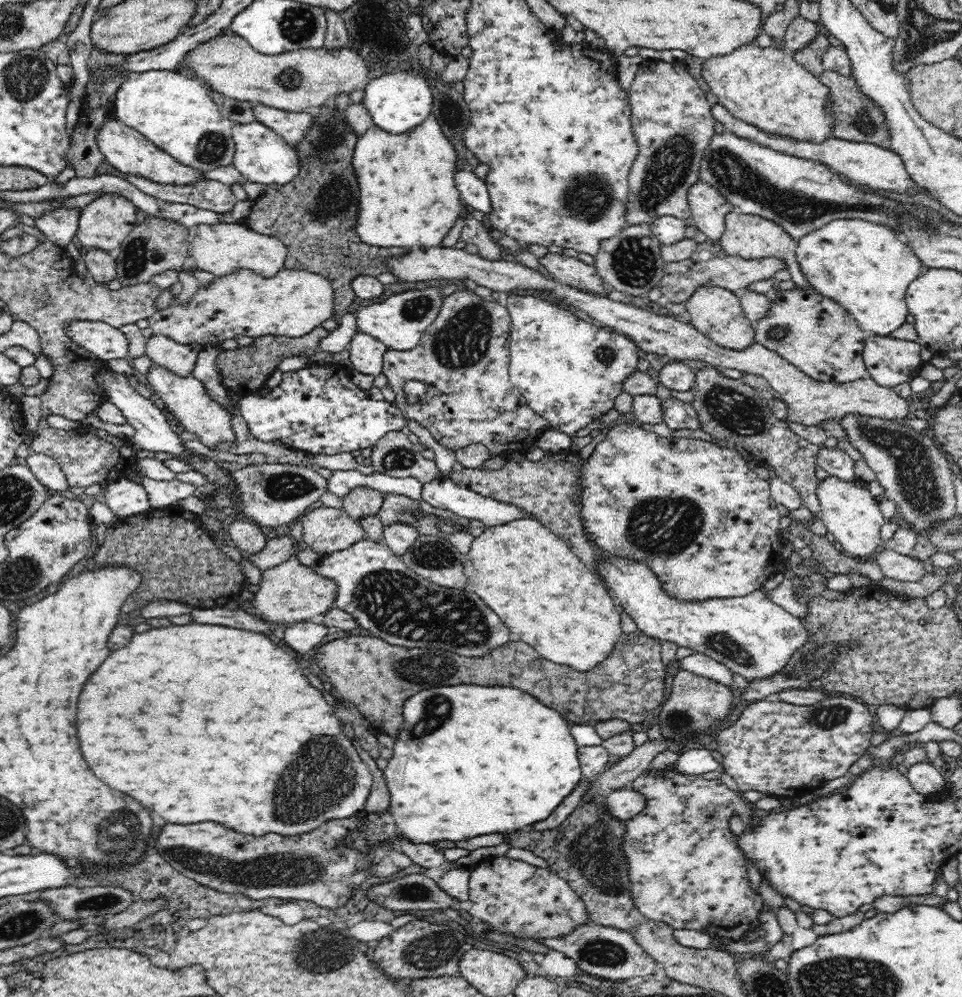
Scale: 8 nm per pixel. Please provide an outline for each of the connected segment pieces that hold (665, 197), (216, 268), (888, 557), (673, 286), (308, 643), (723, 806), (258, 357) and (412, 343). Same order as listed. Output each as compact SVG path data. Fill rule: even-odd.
M648 60L648 64L640 68L630 88L626 90L631 101L632 128L639 146L638 158L628 178L628 204L624 214L628 225L652 224L653 220L662 215L674 215L680 219L691 216L688 190L701 182L702 158L714 136L717 120L712 117L705 92L685 68L680 60Z
M227 220L218 224L198 224L188 244L189 255L194 257L199 270L214 274L215 278L230 276L240 270L250 270L272 278L285 268L287 248L274 236L258 234L241 222Z
M878 548L874 554L877 554L876 562L880 563L888 579L919 582L928 572L920 560L900 555L892 550Z
M706 239L697 243L696 250L687 259L668 261L665 263L664 274L659 280L659 290L662 293L662 302L669 301L682 304L688 300L699 286L719 286L726 290L740 293L756 280L766 280L785 264L775 258L745 259L738 255L730 255L724 251L720 242Z
M305 620L294 623L282 629L285 641L294 648L294 652L310 652L315 646L318 646L326 636L328 636L328 627L323 624L315 623L313 620Z
M660 769L659 771L644 771L636 780L633 780L625 789L640 793L645 800L644 808L625 823L626 831L624 831L622 840L620 841L620 852L624 852L629 860L629 883L631 897L635 904L636 910L640 911L646 918L655 920L656 922L665 922L674 929L686 928L686 930L702 931L713 939L719 938L723 943L743 941L749 932L757 925L758 916L764 908L764 900L756 889L752 889L750 883L750 874L748 873L748 857L742 851L742 847L738 845L738 836L734 835L729 829L728 820L737 812L743 820L745 828L756 828L759 817L756 811L741 794L735 794L720 779L707 780L702 775L683 775L676 774L676 771L670 769Z
M321 326L314 328L310 334L300 336L300 338L290 338L276 335L262 335L253 339L250 345L238 346L232 349L222 349L217 354L217 367L219 368L222 384L227 389L228 394L234 396L248 396L260 391L268 382L268 379L277 365L284 362L286 358L292 356L312 356L320 352L320 342L328 335L328 331Z
M424 287L394 293L370 305L361 307L355 314L357 332L366 333L380 340L390 350L412 350L422 338L423 332L440 315L444 295L442 287Z

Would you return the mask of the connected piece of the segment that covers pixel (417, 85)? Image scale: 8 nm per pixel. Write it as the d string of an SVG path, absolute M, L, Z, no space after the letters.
M415 70L408 74L383 74L380 78L369 80L363 89L364 98L361 104L373 126L388 134L404 134L431 116L432 92L427 84L424 75L416 75Z

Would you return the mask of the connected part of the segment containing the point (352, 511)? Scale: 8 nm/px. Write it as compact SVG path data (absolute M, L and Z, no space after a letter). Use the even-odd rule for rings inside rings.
M355 486L341 497L343 509L354 522L360 517L377 515L383 503L383 495L382 492L370 487Z

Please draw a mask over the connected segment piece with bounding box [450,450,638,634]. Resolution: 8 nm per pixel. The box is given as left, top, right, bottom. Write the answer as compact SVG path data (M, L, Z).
M565 450L559 454L545 453L544 456L540 458L540 460L538 461L532 461L531 459L526 459L524 457L524 460L521 463L514 463L510 461L510 459L508 458L508 462L504 465L504 467L499 470L495 470L495 471L486 471L480 468L476 468L476 469L462 468L461 466L459 466L459 464L455 463L453 466L453 475L451 476L450 479L452 479L452 482L460 486L466 487L467 489L473 490L474 492L477 492L478 494L481 494L482 496L490 497L490 498L493 498L494 500L497 500L498 502L502 502L504 504L509 504L510 506L519 508L520 511L522 511L522 513L526 515L527 519L531 519L531 520L534 520L540 523L540 525L544 526L545 528L548 528L550 531L552 531L552 533L558 535L560 539L563 539L566 542L566 544L568 544L568 547L572 548L572 551L576 552L576 554L580 556L580 560L582 560L582 562L584 563L584 566L586 566L586 568L590 568L590 570L592 570L592 573L595 576L598 576L598 579L600 579L600 584L602 584L602 587L604 587L604 589L606 589L606 591L608 591L610 595L613 597L613 600L615 601L617 608L619 609L622 632L624 634L630 634L630 633L638 631L638 625L636 624L636 622L634 622L634 619L630 617L630 614L628 614L628 611L626 611L626 609L624 609L622 605L617 604L617 598L615 598L615 596L611 594L611 588L609 587L609 583L606 581L606 578L603 576L603 574L601 574L600 569L598 569L598 557L596 555L596 552L594 552L594 548L592 548L591 544L589 544L589 542L585 538L585 535L582 529L582 524L580 523L580 511L577 510L577 506L575 505L575 500L577 499L577 494L579 493L579 488L577 488L577 472L579 471L581 462L582 462L582 458L580 457L580 455L576 454L575 451Z

